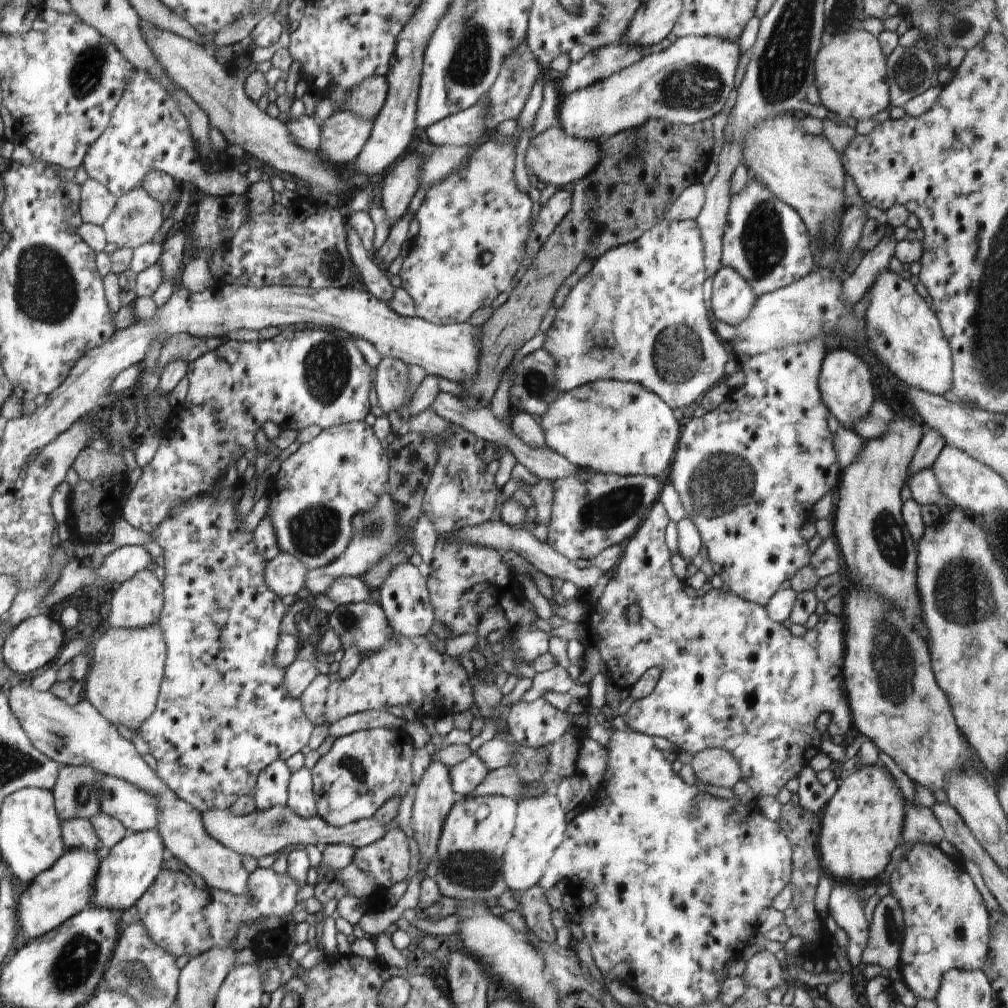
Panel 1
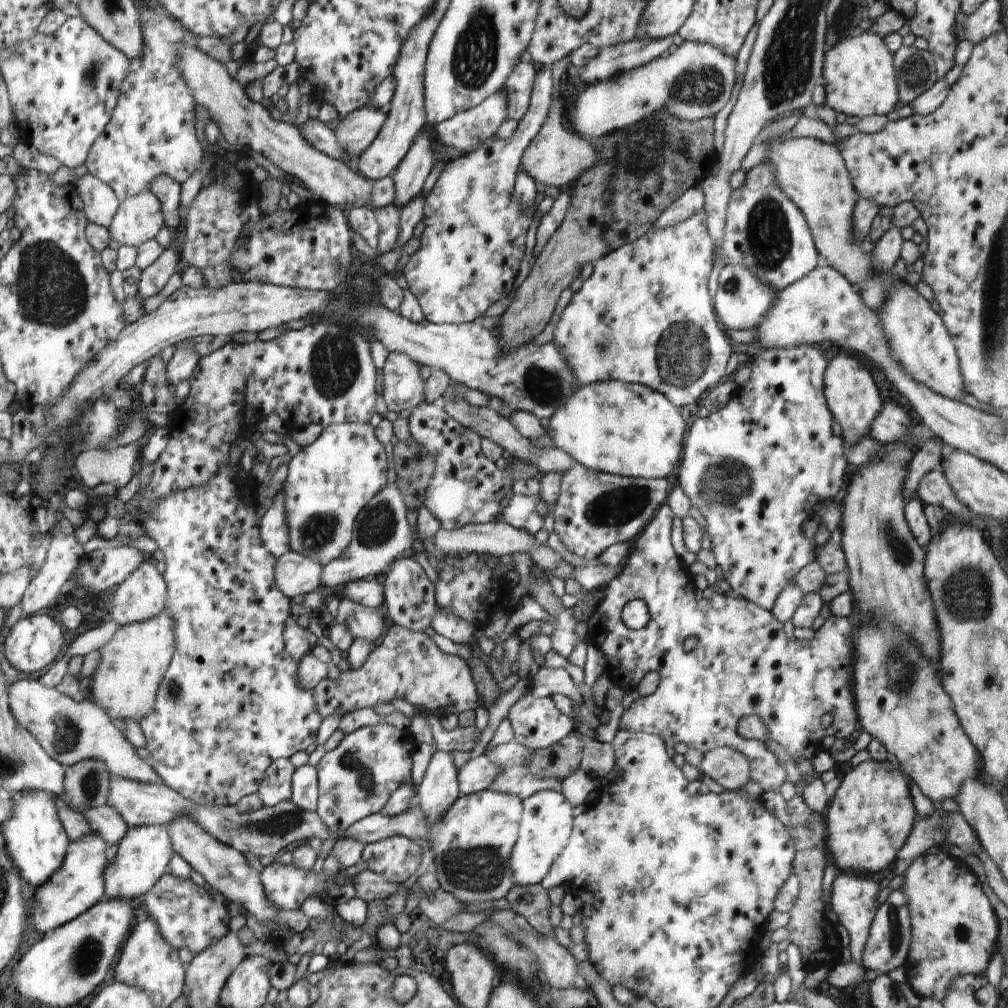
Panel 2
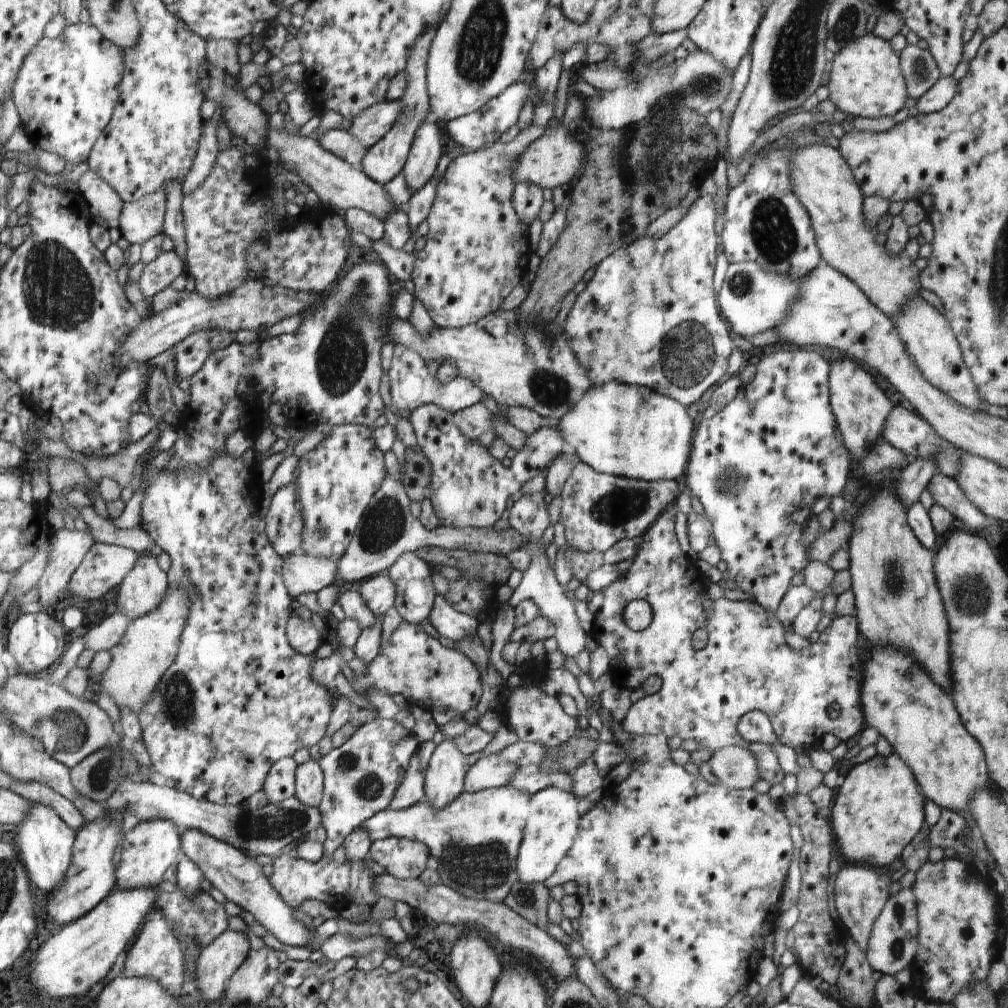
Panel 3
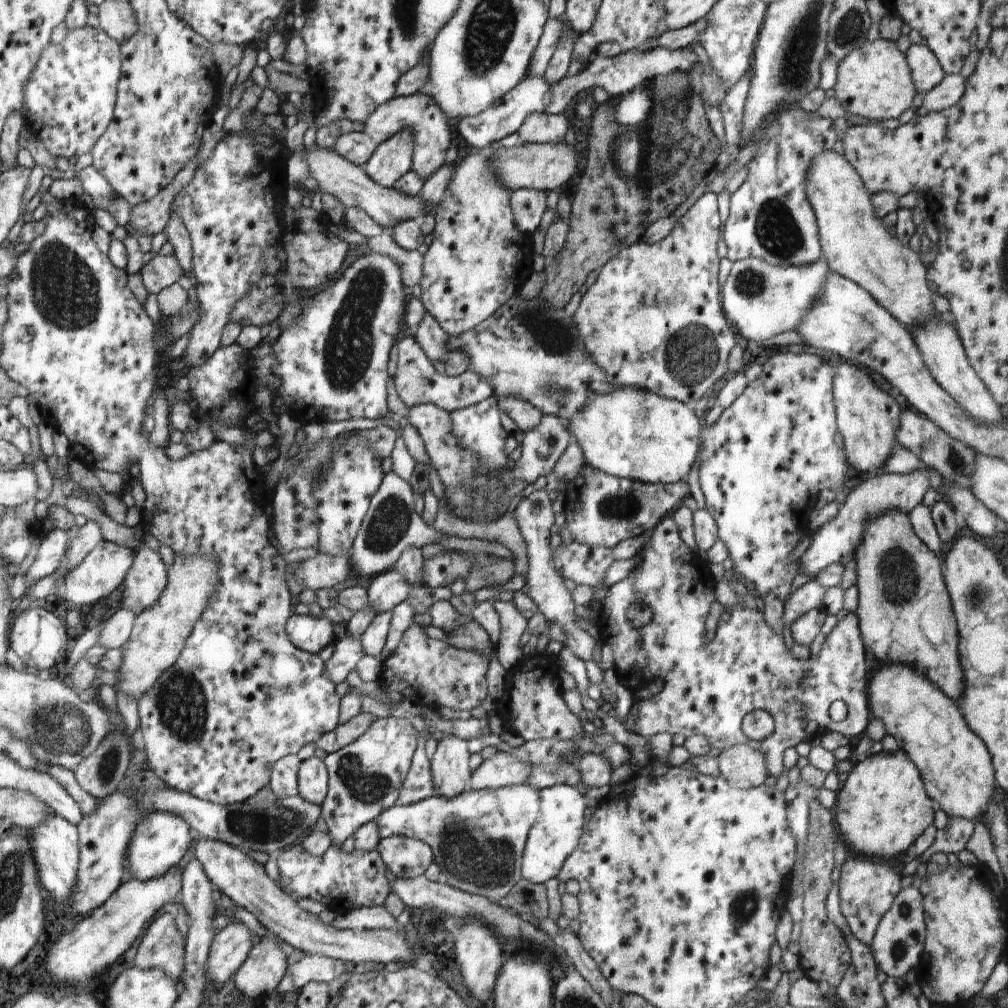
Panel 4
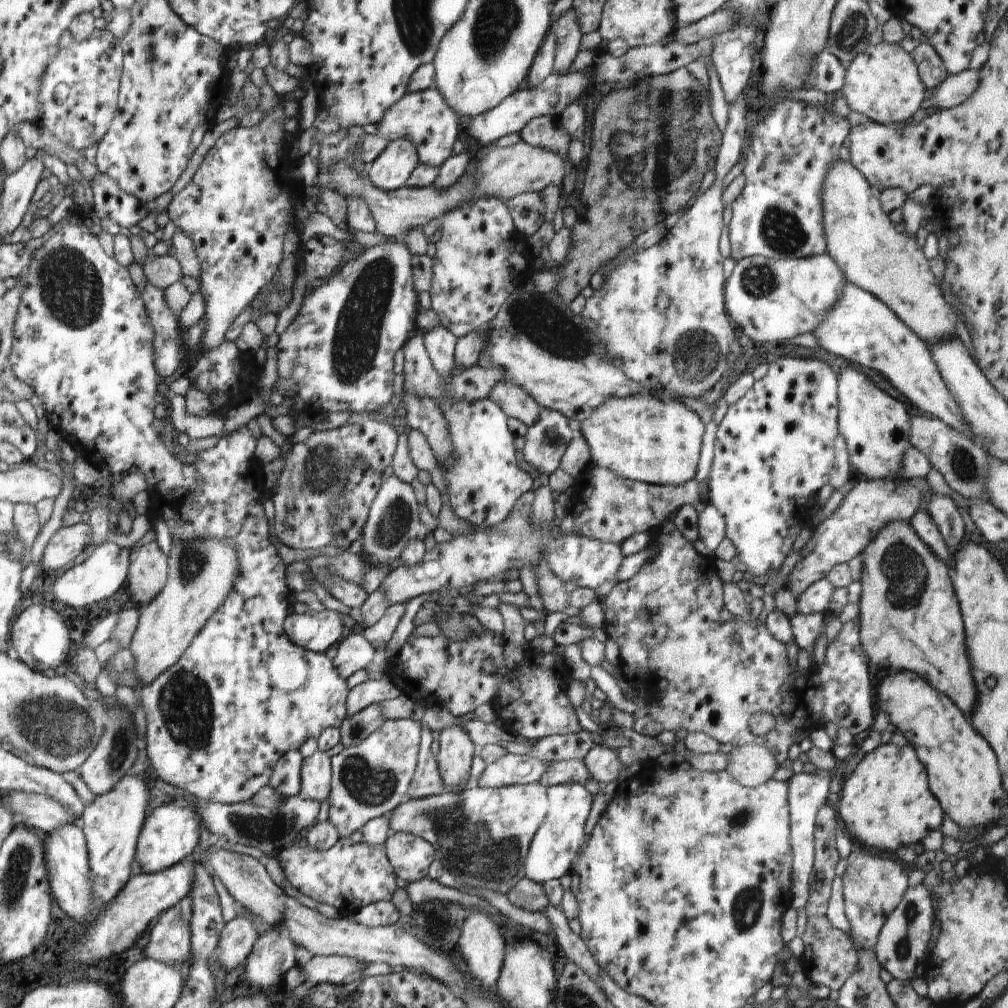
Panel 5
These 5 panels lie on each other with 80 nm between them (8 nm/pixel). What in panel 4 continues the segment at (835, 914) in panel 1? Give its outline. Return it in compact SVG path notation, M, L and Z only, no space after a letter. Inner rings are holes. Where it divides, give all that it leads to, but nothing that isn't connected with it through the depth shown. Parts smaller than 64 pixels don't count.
M852 852L850 858L844 861L838 883L840 908L852 934L862 944L870 946L873 941L880 919L888 912L900 890L902 877L892 866L874 860L862 860Z

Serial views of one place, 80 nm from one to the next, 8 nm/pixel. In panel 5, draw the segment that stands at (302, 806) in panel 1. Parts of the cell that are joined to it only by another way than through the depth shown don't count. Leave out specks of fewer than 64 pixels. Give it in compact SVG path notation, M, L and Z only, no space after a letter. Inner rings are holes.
M318 749L302 764L302 788L298 796L303 799L322 802L331 794L332 784L331 757L328 752Z

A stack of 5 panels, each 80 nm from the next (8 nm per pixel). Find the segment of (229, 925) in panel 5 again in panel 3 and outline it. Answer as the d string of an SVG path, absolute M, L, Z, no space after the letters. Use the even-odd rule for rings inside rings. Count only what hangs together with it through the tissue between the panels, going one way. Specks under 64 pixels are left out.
M226 930L197 956L193 990L200 990L204 1002L219 1003L226 982L250 956L250 943L245 933Z

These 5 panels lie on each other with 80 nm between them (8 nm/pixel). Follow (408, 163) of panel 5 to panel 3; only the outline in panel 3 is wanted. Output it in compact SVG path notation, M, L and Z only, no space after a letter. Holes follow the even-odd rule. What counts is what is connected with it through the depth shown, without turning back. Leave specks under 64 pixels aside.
M430 25L423 32L424 38L420 38L420 42L416 42L416 54L412 54L412 66L408 66L408 70L403 70L406 75L405 89L399 98L403 113L400 113L399 119L396 119L395 123L392 124L390 132L386 133L380 141L376 141L374 145L371 145L362 159L366 176L369 176L382 186L403 172L407 158L410 156L411 149L414 146L419 126L423 124L424 119L430 112L426 80L427 58L437 28L438 25Z

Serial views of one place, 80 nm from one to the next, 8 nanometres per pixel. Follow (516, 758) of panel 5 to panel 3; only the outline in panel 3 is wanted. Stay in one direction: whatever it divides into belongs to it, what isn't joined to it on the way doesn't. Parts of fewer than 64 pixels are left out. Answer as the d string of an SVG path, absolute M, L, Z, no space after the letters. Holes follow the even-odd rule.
M499 754L482 755L474 764L469 766L464 779L464 791L475 793L484 789L506 787L510 777L518 767Z

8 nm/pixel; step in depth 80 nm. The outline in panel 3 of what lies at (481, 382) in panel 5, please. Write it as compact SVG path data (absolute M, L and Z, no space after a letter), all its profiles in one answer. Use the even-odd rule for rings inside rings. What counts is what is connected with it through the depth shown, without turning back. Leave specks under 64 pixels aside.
M394 345L390 369L387 371L390 384L390 398L398 410L410 413L422 404L437 404L452 413L471 407L480 402L483 392L467 378L456 376L451 385L443 385L428 372L426 361L411 348L404 345Z

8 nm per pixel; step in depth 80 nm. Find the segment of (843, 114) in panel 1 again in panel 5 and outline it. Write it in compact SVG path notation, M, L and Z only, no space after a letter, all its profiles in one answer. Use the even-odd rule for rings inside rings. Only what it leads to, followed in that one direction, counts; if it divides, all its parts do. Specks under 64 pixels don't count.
M878 42L868 45L864 52L854 56L846 67L841 91L851 110L860 112L881 125L895 125L905 120L920 108L924 98L923 82L912 58L898 43Z

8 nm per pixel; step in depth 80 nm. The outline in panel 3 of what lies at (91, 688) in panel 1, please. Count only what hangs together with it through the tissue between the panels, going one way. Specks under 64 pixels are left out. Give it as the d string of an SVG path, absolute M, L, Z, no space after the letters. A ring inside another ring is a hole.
M172 587L168 596L163 598L163 604L152 614L136 618L128 624L124 638L110 650L112 662L102 674L102 692L106 692L118 708L128 708L136 715L144 709L154 696L163 674L175 662L180 644L180 633L184 628L188 614L189 598L185 589Z

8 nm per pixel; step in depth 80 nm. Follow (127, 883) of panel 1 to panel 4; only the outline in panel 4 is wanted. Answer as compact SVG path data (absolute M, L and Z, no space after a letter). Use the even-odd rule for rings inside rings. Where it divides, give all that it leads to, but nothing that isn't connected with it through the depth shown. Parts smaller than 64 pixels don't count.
M148 811L146 816L138 822L136 830L131 836L130 846L127 850L128 868L127 878L146 882L152 878L162 876L172 866L180 862L180 858L190 848L190 824L184 818L176 816L174 812Z

